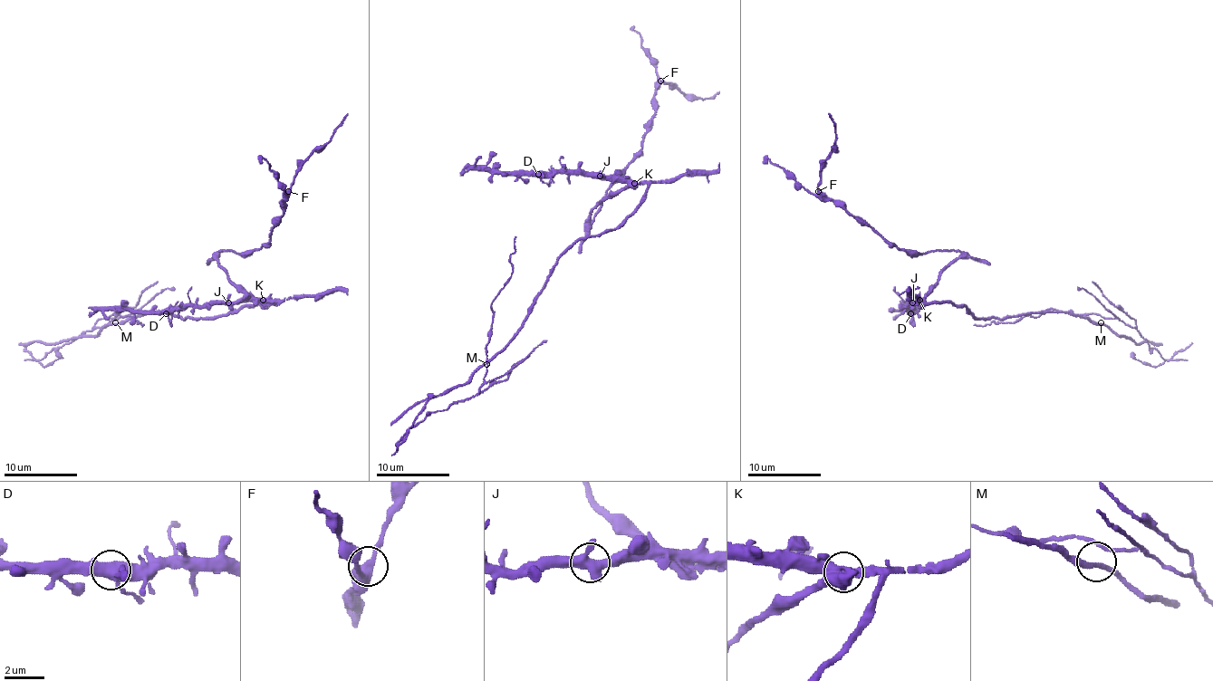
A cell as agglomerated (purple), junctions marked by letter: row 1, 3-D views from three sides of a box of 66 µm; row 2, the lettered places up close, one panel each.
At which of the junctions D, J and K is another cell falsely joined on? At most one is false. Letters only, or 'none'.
K

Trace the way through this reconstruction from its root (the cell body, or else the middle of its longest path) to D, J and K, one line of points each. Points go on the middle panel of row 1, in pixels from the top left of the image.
D: (640, 201), (648, 187), (646, 183), (609, 181), (580, 174), (538, 174)
J: (640, 201), (648, 187), (646, 183), (609, 181), (600, 176)
K: (640, 201), (648, 185), (635, 183)

